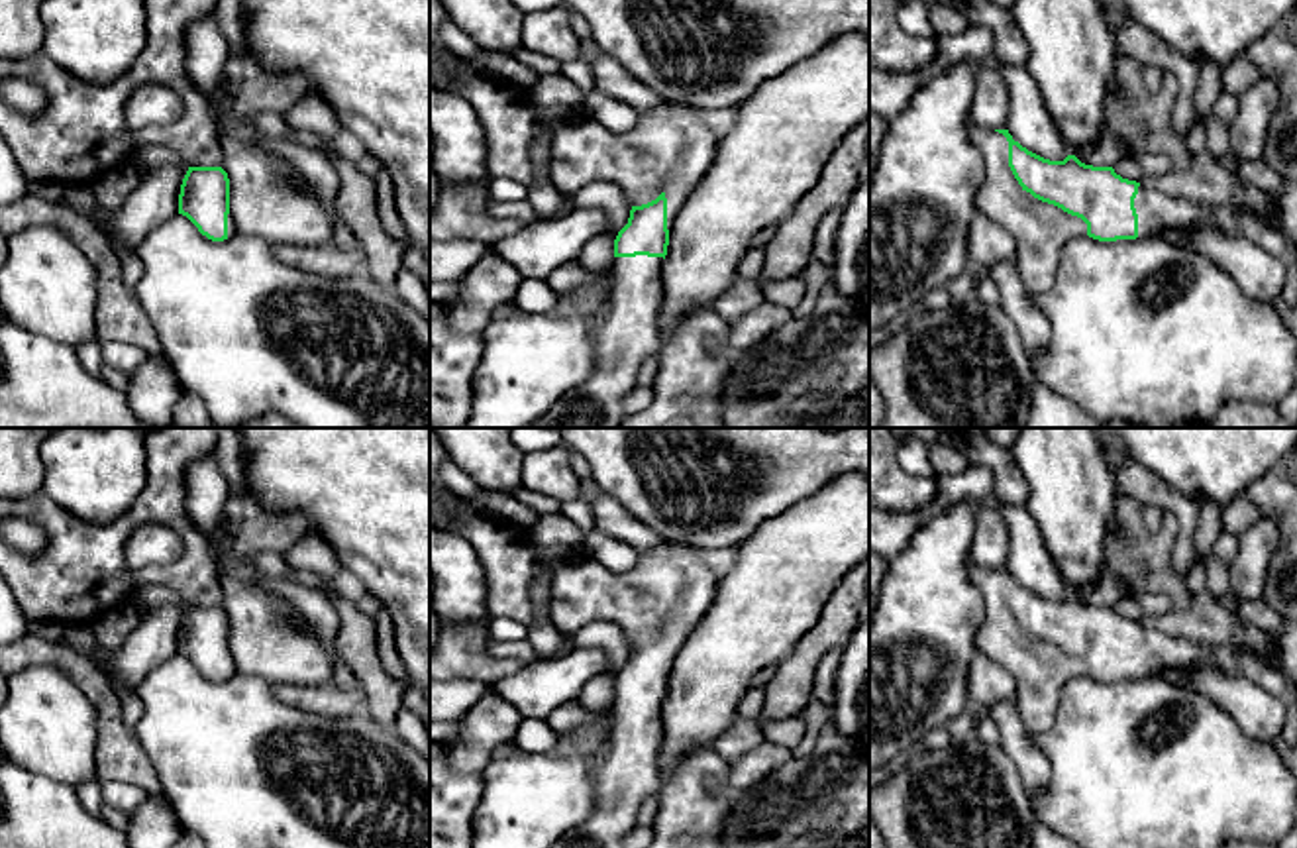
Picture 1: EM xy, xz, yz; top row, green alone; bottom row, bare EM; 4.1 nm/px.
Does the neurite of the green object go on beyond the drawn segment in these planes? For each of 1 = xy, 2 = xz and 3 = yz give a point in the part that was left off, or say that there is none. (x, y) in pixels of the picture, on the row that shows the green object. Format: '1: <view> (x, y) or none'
1: xy (230, 220)
2: xz (670, 148)
3: yz (1040, 230)

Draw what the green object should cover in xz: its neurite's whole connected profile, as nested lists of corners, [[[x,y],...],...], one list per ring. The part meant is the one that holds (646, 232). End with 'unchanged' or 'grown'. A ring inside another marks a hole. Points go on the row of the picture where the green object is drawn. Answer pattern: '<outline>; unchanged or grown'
[[[665,102],[628,132],[612,132],[600,122],[579,118],[553,126],[549,141],[549,181],[561,196],[585,185],[612,183],[632,204],[628,224],[614,239],[610,298],[593,326],[595,371],[528,428],[620,428],[628,412],[624,398],[638,383],[640,363],[661,347],[659,310],[663,298],[663,259],[677,212],[708,171],[720,137],[687,104]]]; grown

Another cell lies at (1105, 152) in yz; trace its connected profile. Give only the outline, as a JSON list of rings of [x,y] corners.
[[[1103,122],[1097,141],[1075,149],[1073,155],[1081,163],[1093,167],[1113,167],[1126,157],[1124,147],[1118,141],[1118,133],[1107,122]]]

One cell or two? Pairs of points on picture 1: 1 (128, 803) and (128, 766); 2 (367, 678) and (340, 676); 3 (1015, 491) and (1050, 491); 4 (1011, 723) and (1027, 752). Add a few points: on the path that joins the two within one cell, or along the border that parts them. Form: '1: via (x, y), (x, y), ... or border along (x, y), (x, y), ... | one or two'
1: border along (101, 782), (130, 782), (148, 794) | two
2: border along (340, 658), (360, 689) | two
3: border along (1009, 450), (1027, 483), (1025, 505) | two
4: via (1011, 731), (1019, 744) | one

